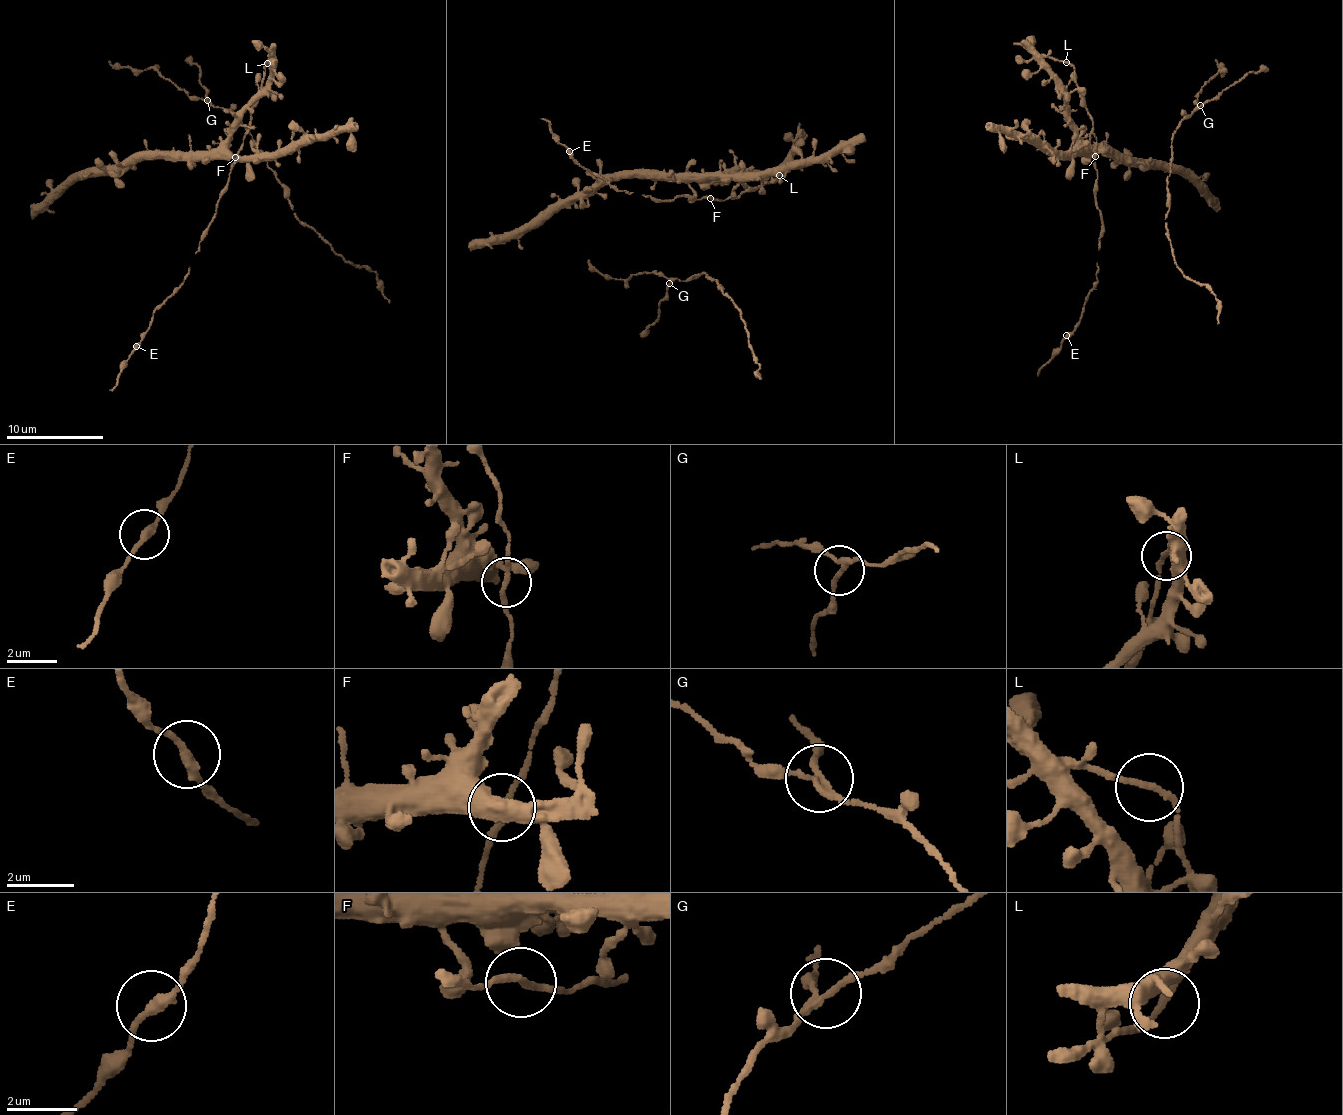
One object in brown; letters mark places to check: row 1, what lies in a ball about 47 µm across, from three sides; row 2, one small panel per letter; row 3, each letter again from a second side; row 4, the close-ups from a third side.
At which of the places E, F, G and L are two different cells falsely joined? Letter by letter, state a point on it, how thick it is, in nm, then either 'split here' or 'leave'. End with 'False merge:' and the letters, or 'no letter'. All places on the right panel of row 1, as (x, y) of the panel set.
E: place (1066, 335); calibre 260 nm; leave
F: place (1095, 156); calibre 160 nm; leave
G: place (1200, 105); calibre 170 nm; leave
L: place (1066, 62); calibre 170 nm; leave
False merge: no letter

